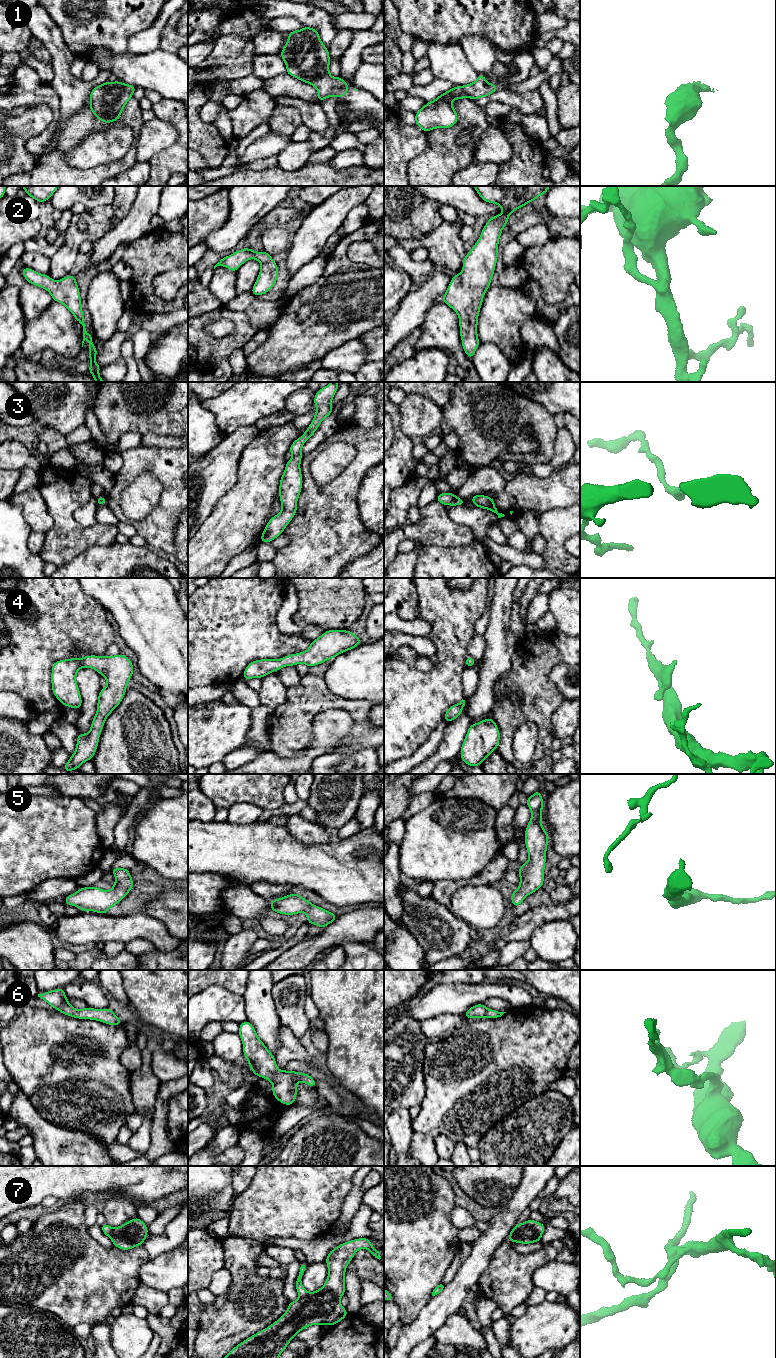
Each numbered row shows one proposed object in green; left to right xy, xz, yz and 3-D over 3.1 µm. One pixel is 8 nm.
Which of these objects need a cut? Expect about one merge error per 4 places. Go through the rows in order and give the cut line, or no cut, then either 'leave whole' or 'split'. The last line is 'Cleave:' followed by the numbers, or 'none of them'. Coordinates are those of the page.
1: no cut; leave whole
2: no cut; leave whole
3: no cut; leave whole
4: no cut; leave whole
5: no cut; leave whole
6: no cut; leave whole
7: cut in xz along (308, 1293), (299, 1298); split
Cleave: 7

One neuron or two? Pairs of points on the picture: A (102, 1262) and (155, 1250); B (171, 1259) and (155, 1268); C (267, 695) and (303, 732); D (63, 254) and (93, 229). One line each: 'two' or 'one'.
A: two
B: one
C: two
D: one

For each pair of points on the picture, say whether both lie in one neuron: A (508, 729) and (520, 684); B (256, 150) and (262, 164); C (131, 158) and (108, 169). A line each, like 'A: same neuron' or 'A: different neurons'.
A: same neuron
B: different neurons
C: same neuron

